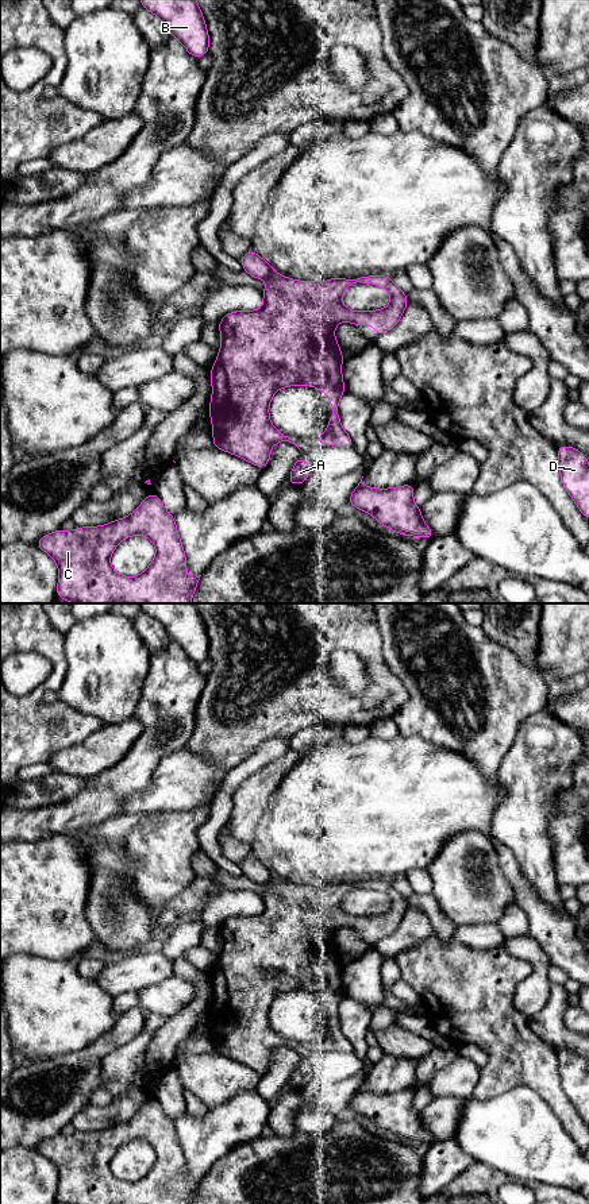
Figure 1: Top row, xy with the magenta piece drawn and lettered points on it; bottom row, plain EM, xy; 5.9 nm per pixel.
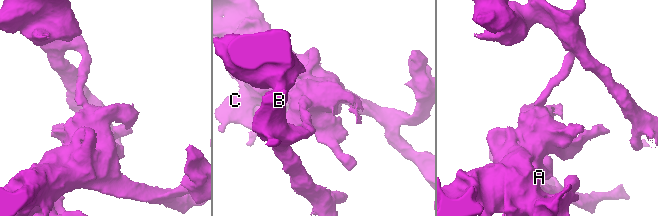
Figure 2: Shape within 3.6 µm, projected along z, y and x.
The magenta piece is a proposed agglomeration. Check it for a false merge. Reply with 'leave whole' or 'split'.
split

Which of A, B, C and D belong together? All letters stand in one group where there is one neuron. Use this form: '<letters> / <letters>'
A C D / B

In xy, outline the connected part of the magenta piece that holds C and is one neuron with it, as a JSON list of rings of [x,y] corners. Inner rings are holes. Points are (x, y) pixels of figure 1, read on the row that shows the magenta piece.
[[[150,493],[126,518],[69,532],[58,529],[42,536],[35,544],[58,566],[57,597],[73,603],[190,603],[201,576],[189,578],[174,516],[163,508],[155,493]],[[135,535],[150,539],[157,553],[140,575],[128,578],[113,571],[109,557],[122,540]]]

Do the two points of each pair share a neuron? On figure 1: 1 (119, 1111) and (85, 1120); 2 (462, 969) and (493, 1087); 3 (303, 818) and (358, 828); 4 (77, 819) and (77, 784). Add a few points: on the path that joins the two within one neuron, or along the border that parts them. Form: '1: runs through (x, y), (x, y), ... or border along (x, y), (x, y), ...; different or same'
1: runs through (111, 1115), (93, 1118); same
2: runs through (469, 999), (496, 1026), (496, 1057); same
3: runs through (316, 824), (345, 824); same
4: border along (87, 779), (85, 786), (73, 798), (47, 806); different

